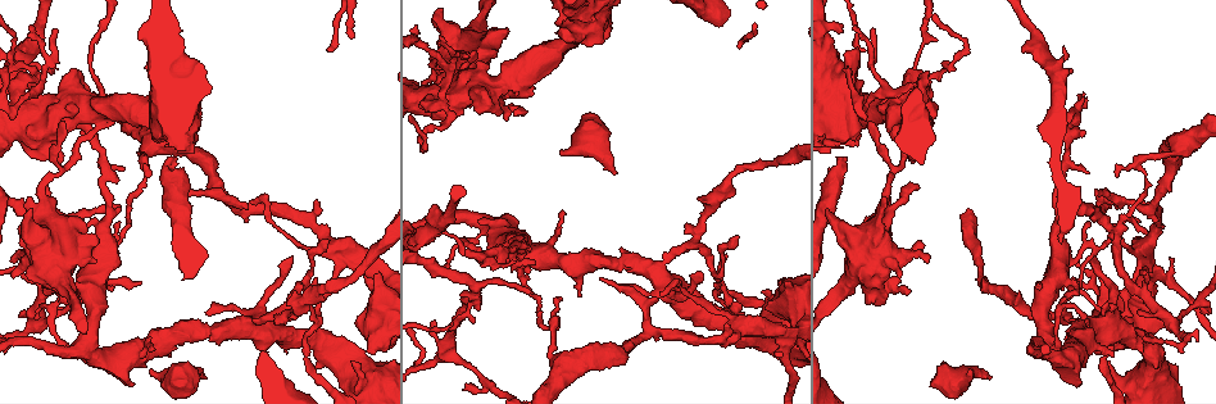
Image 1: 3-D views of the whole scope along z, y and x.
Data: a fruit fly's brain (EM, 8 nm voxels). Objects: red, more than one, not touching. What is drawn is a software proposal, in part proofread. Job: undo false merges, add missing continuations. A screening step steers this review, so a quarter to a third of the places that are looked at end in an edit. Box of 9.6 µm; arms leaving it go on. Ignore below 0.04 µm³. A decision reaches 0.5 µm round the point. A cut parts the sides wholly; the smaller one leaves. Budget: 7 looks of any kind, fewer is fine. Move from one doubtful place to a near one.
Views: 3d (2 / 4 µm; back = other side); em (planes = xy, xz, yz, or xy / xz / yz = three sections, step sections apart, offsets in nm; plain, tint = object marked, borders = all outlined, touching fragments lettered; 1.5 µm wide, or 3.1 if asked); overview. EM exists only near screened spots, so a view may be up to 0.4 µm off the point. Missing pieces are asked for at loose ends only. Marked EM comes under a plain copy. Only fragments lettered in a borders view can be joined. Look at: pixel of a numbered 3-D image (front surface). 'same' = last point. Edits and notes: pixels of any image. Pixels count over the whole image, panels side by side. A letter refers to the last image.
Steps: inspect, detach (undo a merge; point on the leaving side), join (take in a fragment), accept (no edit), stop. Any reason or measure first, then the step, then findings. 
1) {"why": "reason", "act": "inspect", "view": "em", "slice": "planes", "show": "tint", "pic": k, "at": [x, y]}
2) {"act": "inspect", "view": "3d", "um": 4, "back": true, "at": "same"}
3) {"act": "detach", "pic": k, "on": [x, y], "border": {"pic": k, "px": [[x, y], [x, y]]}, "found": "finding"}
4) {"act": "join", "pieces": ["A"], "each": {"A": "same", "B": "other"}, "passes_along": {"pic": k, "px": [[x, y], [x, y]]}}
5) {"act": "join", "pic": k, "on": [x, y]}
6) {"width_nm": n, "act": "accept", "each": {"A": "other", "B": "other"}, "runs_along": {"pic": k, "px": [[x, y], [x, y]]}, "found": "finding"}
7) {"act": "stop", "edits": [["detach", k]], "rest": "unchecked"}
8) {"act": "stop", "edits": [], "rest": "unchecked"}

{"why": "branch stops here", "act": "inspect", "view": "3d", "um": 4, "pic": 1, "at": [581, 295]}

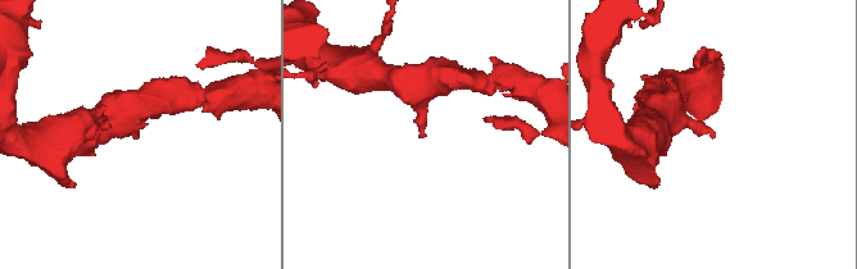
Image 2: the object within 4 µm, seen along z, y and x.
{"why": "shape alone is not enough", "act": "inspect", "view": "em", "slice": "planes", "show": "borders", "pic": 2, "at": [423, 136]}

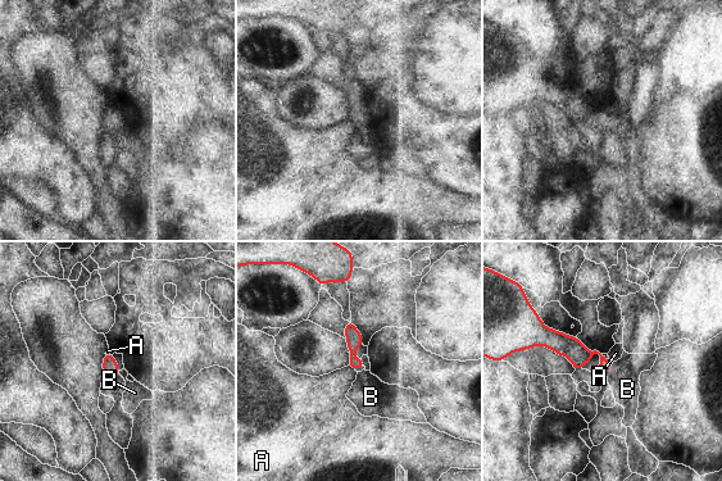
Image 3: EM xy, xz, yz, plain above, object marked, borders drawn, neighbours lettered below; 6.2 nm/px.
{"act": "join", "pic": 3, "on": [623, 376], "each": {"A": "other", "B": "same"}, "found": "the neuron continues"}

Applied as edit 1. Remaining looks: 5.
{"why": "redraw", "act": "inspect", "view": "overview"}

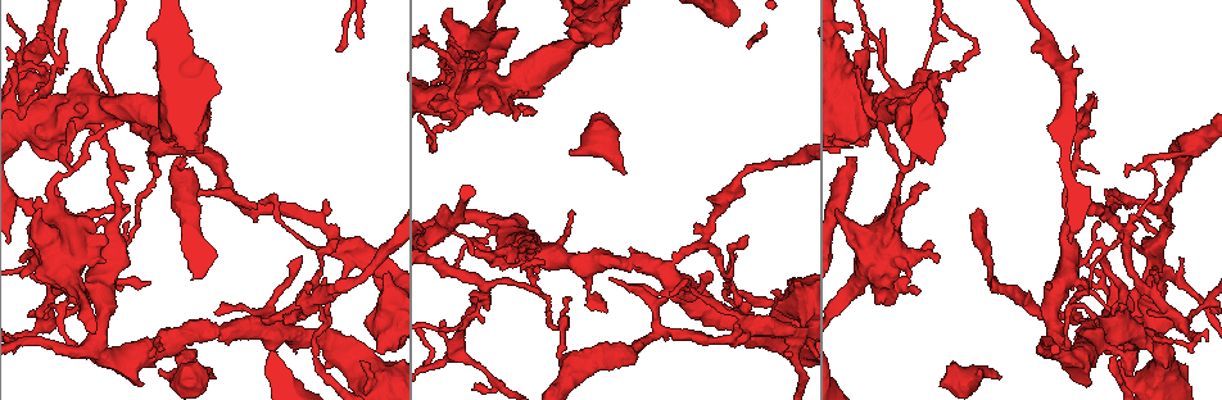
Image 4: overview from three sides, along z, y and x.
{"why": "thick end", "act": "inspect", "view": "em", "um": 3.1, "slice": "planes", "show": "borders", "pic": 4, "at": [999, 379]}

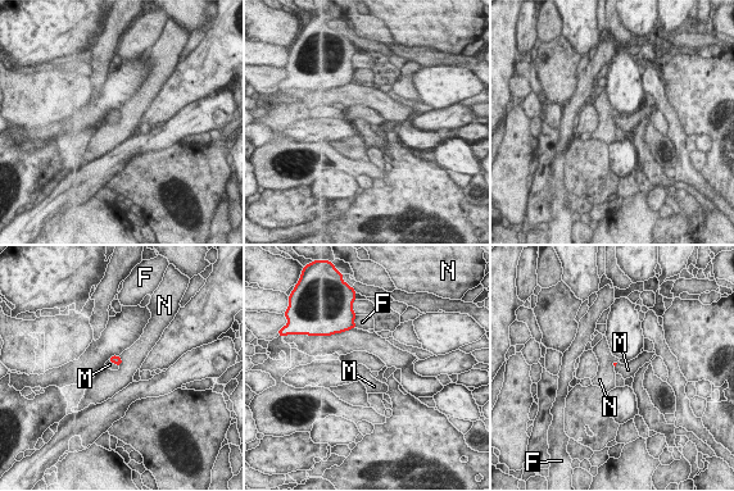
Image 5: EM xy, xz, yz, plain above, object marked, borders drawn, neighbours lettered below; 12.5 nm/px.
{"longest_contact_nm": ["M", 150], "act": "join", "pic": 5, "on": [109, 364], "each": {"F": "other", "M": "same", "N": "other"}, "passes_along": {"pic": 5, "px": [[114, 359], [114, 363], [109, 364]]}, "found": "it goes on there"}

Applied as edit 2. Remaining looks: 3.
{"why": "branch stops here", "act": "inspect", "view": "3d", "um": 2, "pic": 4, "at": [567, 301]}

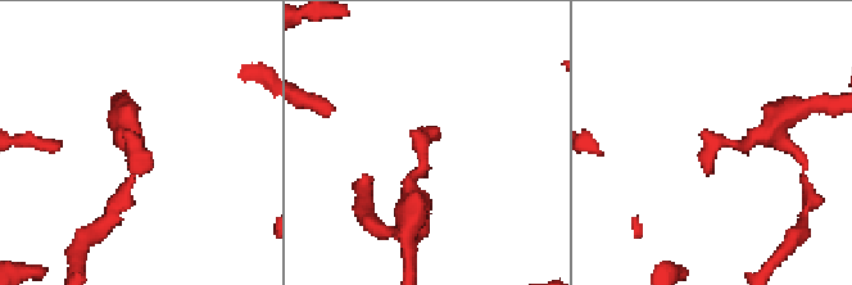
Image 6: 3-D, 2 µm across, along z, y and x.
{"act": "inspect", "view": "em", "slice": "yz", "step": 8, "show": "tint", "pic": 6, "at": [711, 170]}

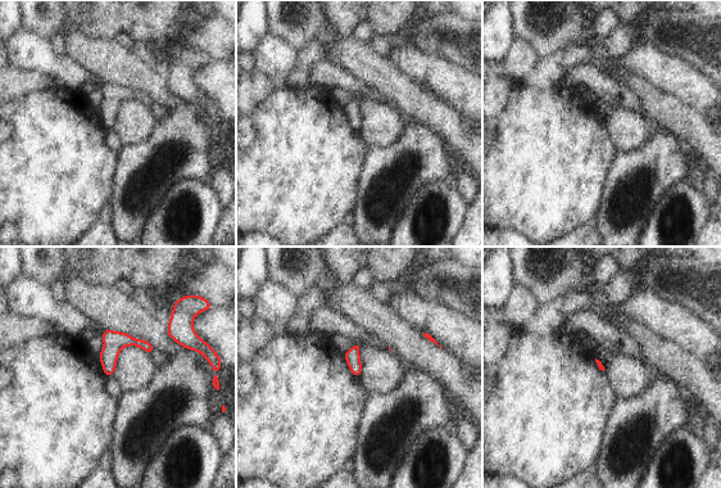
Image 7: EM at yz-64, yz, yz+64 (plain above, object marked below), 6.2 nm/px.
{"act": "inspect", "view": "em", "slice": "planes", "show": "borders", "at": "same"}

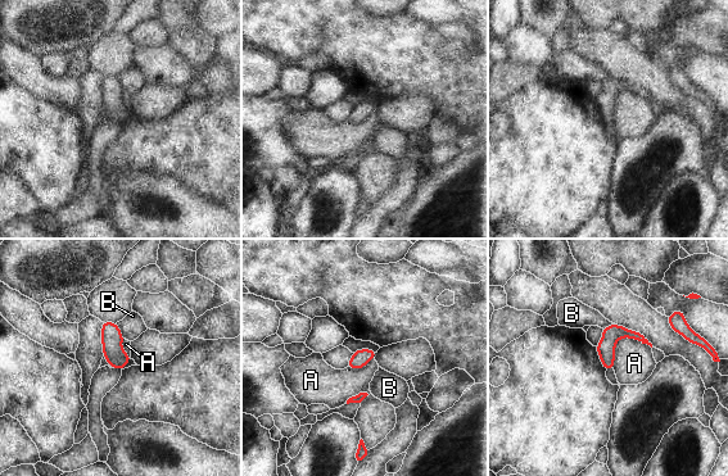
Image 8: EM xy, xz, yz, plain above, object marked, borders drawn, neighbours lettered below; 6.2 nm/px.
{"width_nm": 110, "longest_contact_nm": ["A", 280], "act": "accept", "each": {"A": "other", "B": "other"}, "found": "none of them fits"}

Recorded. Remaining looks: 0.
{"act": "stop", "edits": [["join", 3], ["join", 5]], "rest": "unchecked"}

